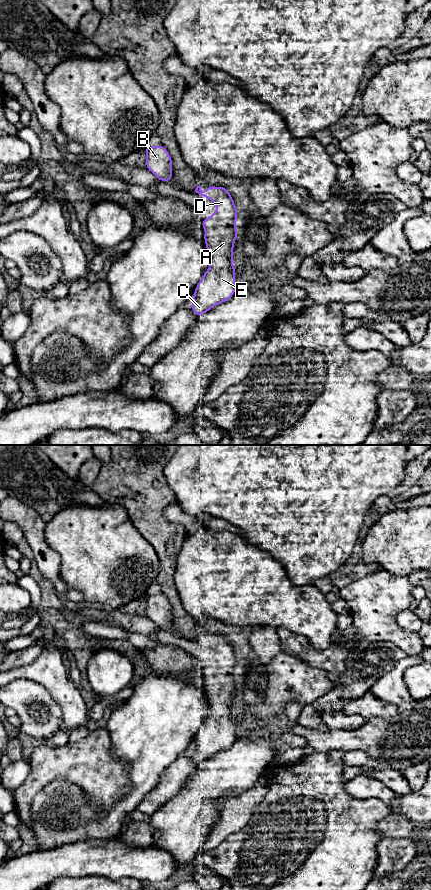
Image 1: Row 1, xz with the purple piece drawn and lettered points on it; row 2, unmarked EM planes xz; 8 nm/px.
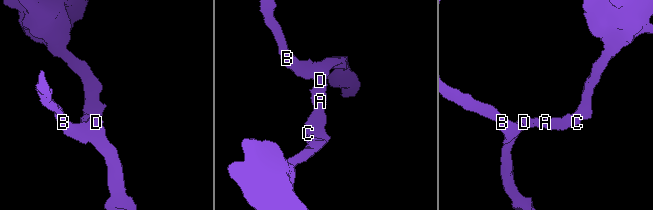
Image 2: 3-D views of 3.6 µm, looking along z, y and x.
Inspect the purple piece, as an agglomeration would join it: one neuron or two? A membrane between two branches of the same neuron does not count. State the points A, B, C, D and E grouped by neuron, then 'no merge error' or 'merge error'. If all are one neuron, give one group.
A B C D E | no merge error

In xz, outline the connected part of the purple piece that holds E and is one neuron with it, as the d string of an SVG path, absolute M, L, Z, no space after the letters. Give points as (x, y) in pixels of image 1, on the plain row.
M197 633L195 640L200 645L209 646L216 653L216 660L202 668L210 715L196 734L191 750L193 760L199 765L214 754L228 749L236 739L237 719L233 714L232 700L238 685L238 659L225 635L211 633L203 641L201 634Z

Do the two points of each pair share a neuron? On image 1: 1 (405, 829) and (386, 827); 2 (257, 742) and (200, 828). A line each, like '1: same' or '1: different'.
1: same
2: same

